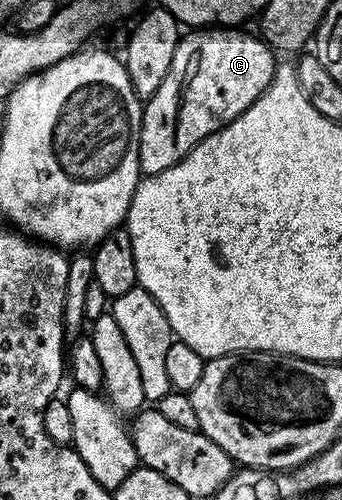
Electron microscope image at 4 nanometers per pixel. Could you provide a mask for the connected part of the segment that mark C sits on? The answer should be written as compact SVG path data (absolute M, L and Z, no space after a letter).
M192 30L189 36L187 33L181 39L174 50L170 70L166 78L162 78L162 86L158 86L153 96L147 97L142 108L138 158L144 176L162 174L162 170L174 166L187 152L194 150L198 142L238 118L238 114L248 109L270 86L278 63L273 49L259 35L247 36L240 31L244 30Z

